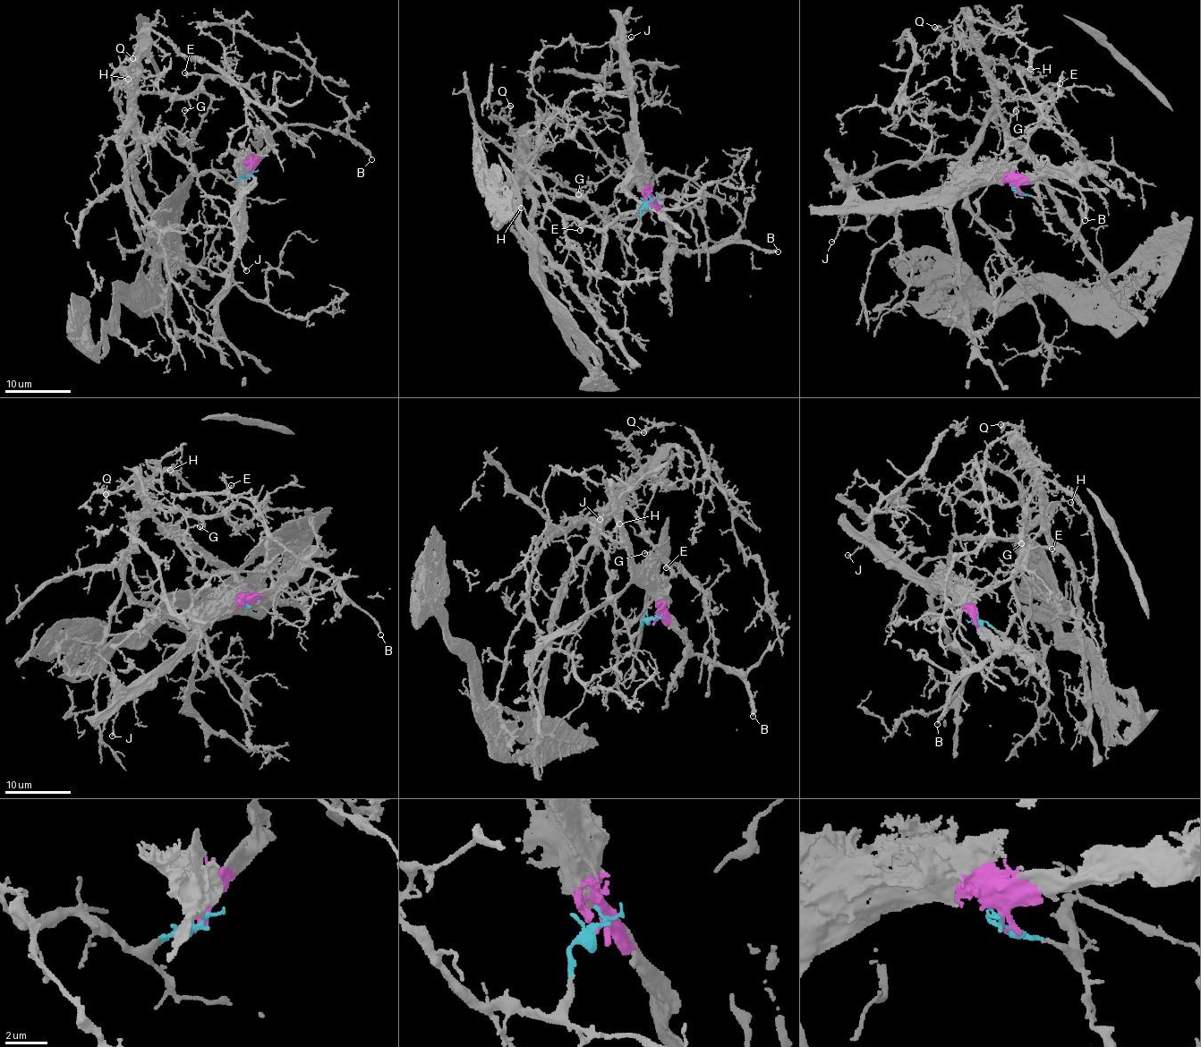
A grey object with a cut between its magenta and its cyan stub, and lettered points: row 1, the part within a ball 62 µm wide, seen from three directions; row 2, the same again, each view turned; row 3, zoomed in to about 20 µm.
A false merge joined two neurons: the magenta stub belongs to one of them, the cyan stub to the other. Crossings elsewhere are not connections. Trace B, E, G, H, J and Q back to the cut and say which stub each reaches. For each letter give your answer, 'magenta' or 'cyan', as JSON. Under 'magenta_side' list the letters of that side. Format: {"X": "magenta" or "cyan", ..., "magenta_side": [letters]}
{"B": "magenta", "E": "cyan", "G": "cyan", "H": "cyan", "J": "magenta", "Q": "cyan", "magenta_side": ["B", "J"]}

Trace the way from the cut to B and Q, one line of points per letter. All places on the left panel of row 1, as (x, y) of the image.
B: (249, 174), (268, 143), (266, 140), (282, 126), (315, 125), (352, 137), (371, 158)
Q: (249, 175), (226, 183), (210, 172), (197, 175), (144, 134), (135, 116), (136, 64), (121, 63), (133, 58)

